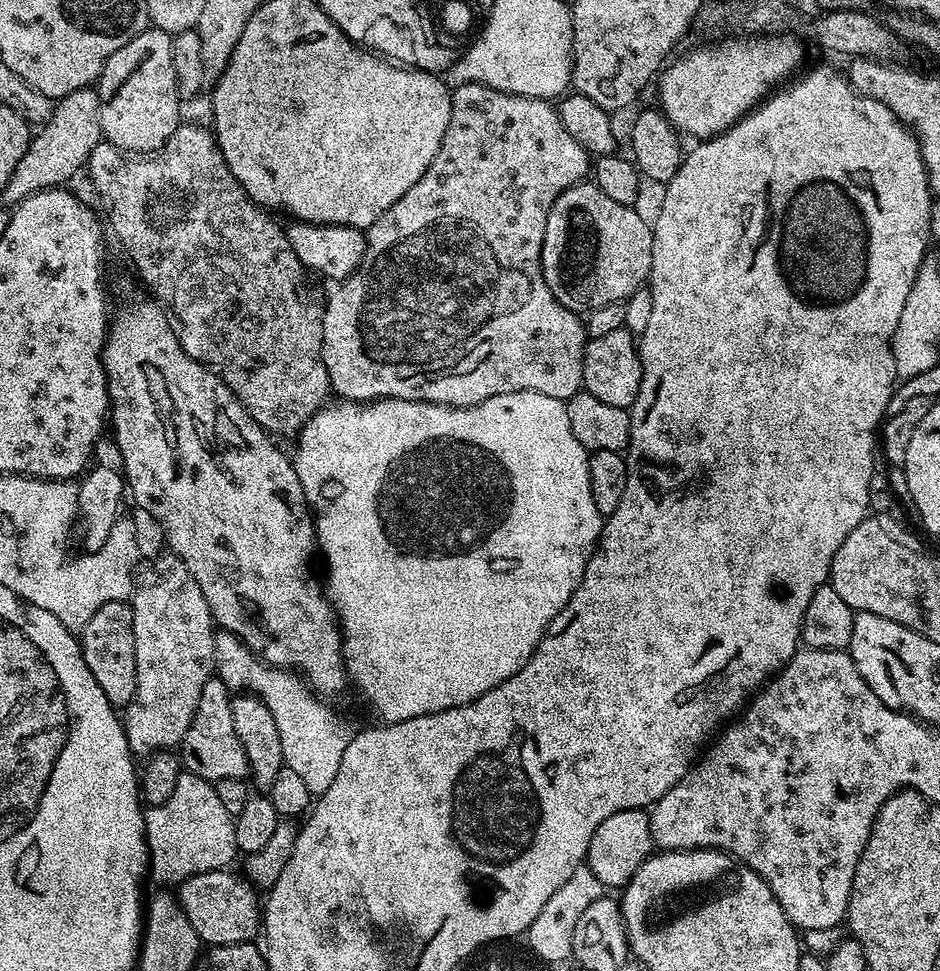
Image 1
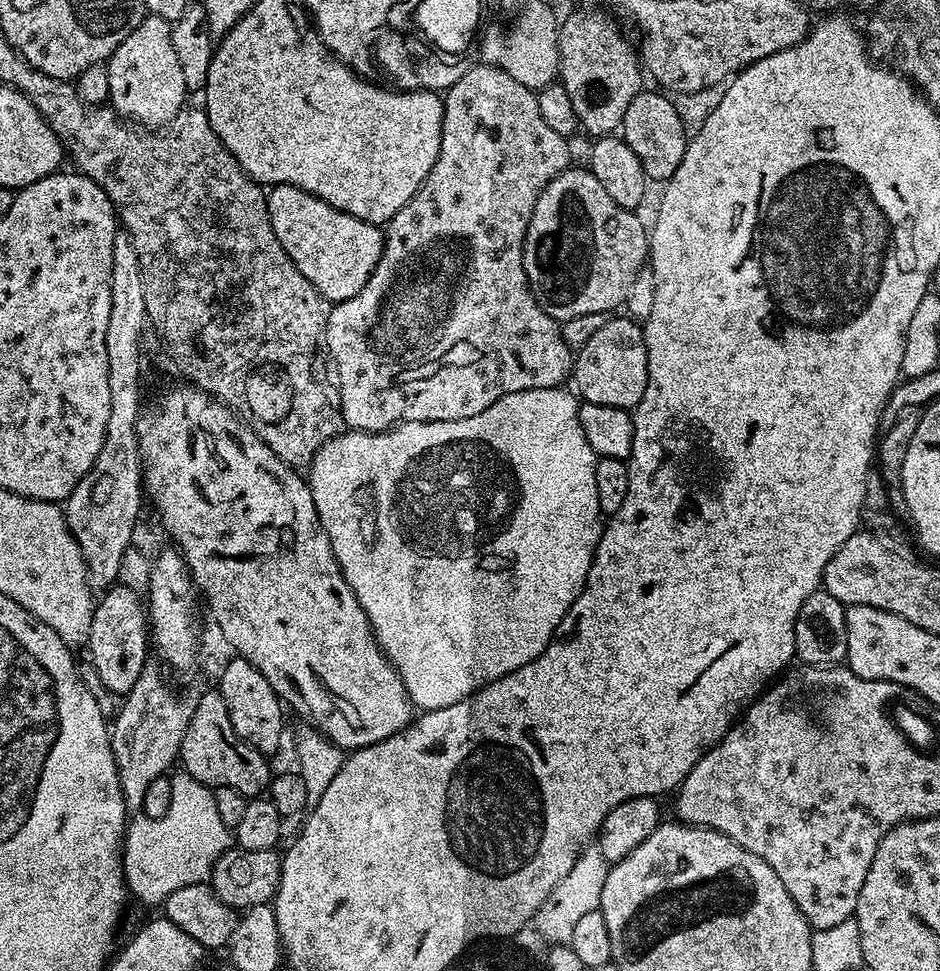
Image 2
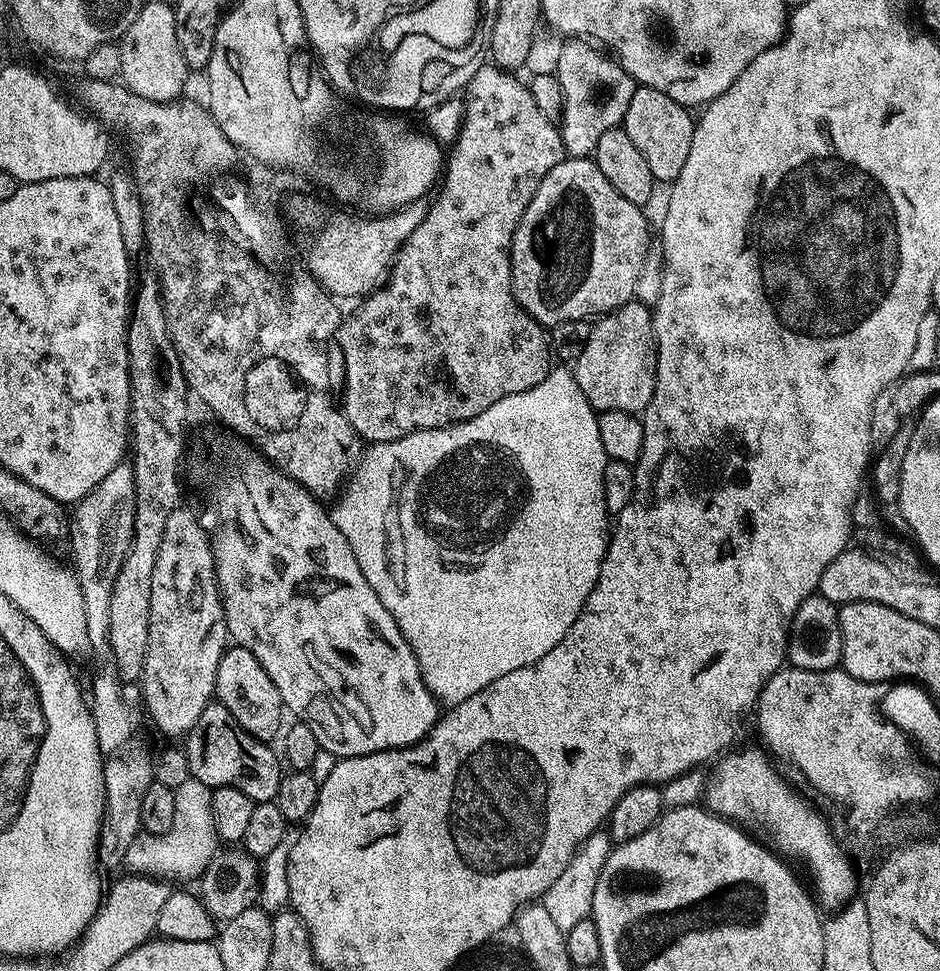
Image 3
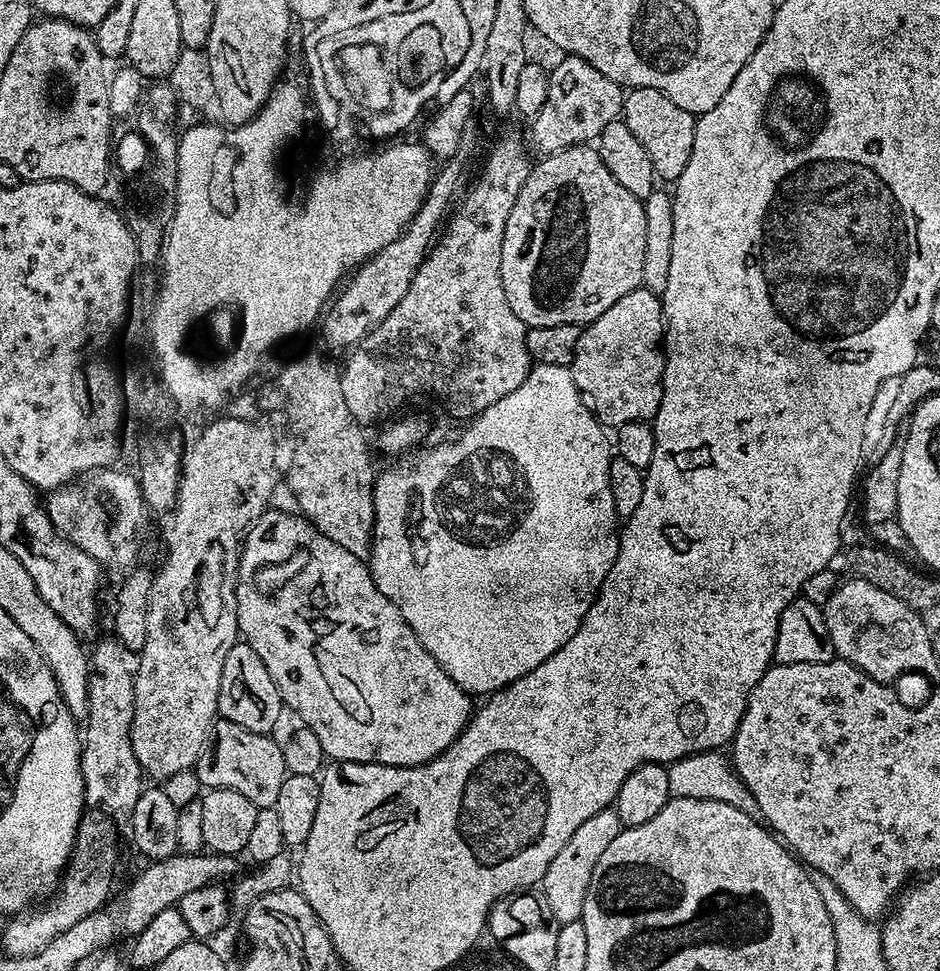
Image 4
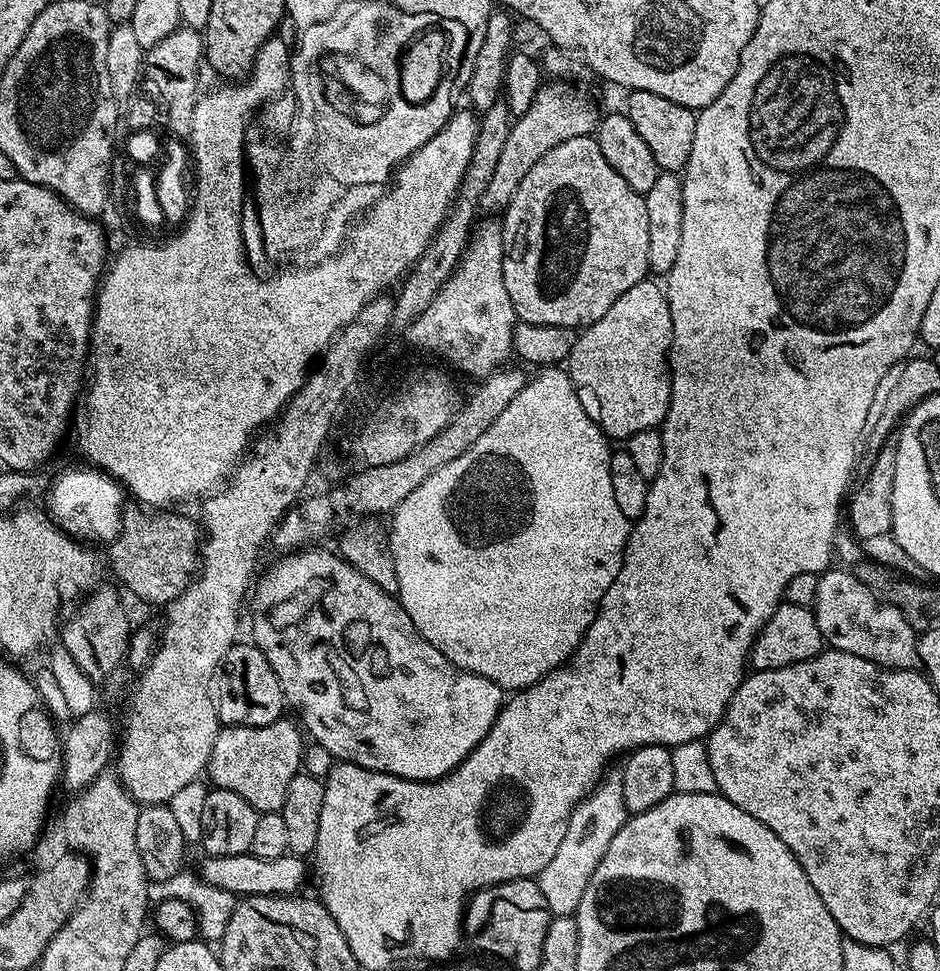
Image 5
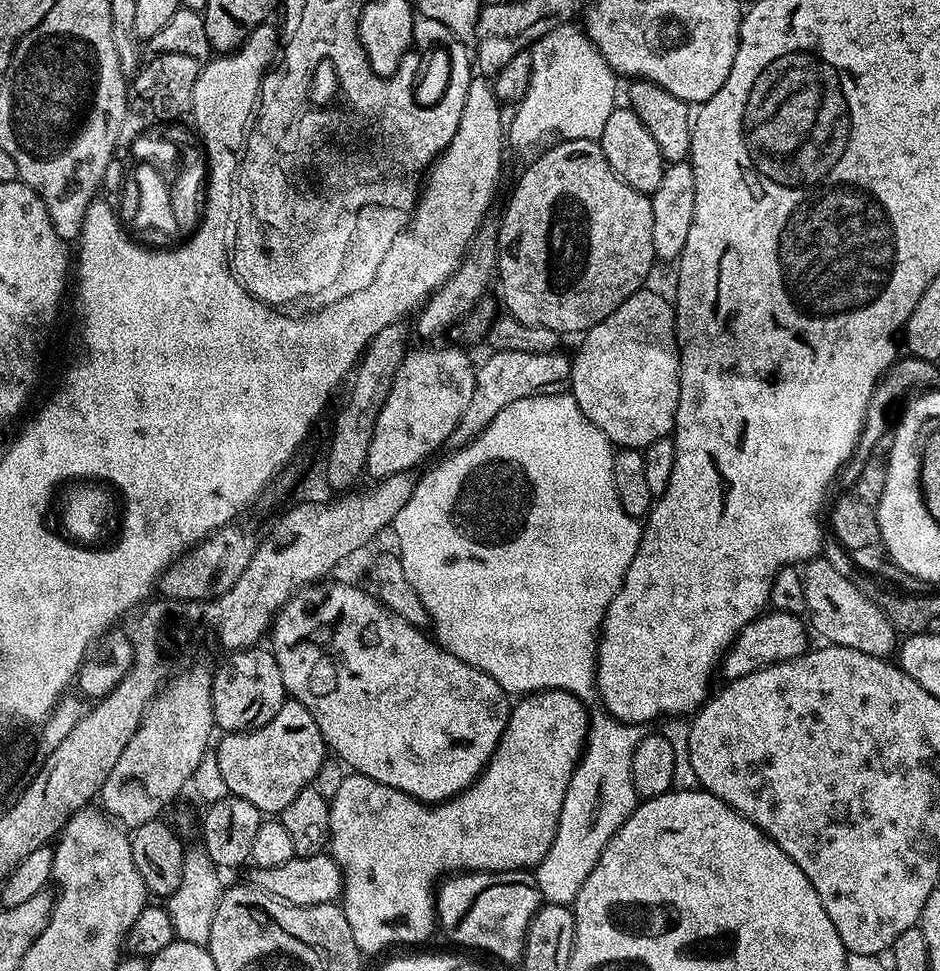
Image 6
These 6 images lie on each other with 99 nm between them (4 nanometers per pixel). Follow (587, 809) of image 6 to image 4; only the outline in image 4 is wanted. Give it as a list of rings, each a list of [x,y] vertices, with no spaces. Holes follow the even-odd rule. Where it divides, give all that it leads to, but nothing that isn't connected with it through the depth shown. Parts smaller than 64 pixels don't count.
[[[605,810],[594,814],[594,818],[586,818],[574,834],[570,834],[570,842],[558,850],[554,862],[546,870],[542,881],[542,891],[546,902],[550,902],[550,910],[554,913],[557,924],[574,922],[580,919],[582,906],[586,898],[586,890],[590,886],[590,878],[594,874],[594,866],[598,866],[598,858],[606,851],[606,846],[618,838],[622,825],[614,810]]]

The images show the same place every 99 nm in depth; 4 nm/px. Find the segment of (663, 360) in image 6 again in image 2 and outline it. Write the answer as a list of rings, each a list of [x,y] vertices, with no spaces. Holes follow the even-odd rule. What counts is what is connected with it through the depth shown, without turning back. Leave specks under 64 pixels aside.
[[[613,315],[594,333],[594,338],[586,342],[574,356],[571,379],[576,380],[575,391],[586,404],[614,406],[615,408],[635,408],[646,394],[648,359],[643,327],[627,315]],[[580,391],[580,392],[579,392]]]

